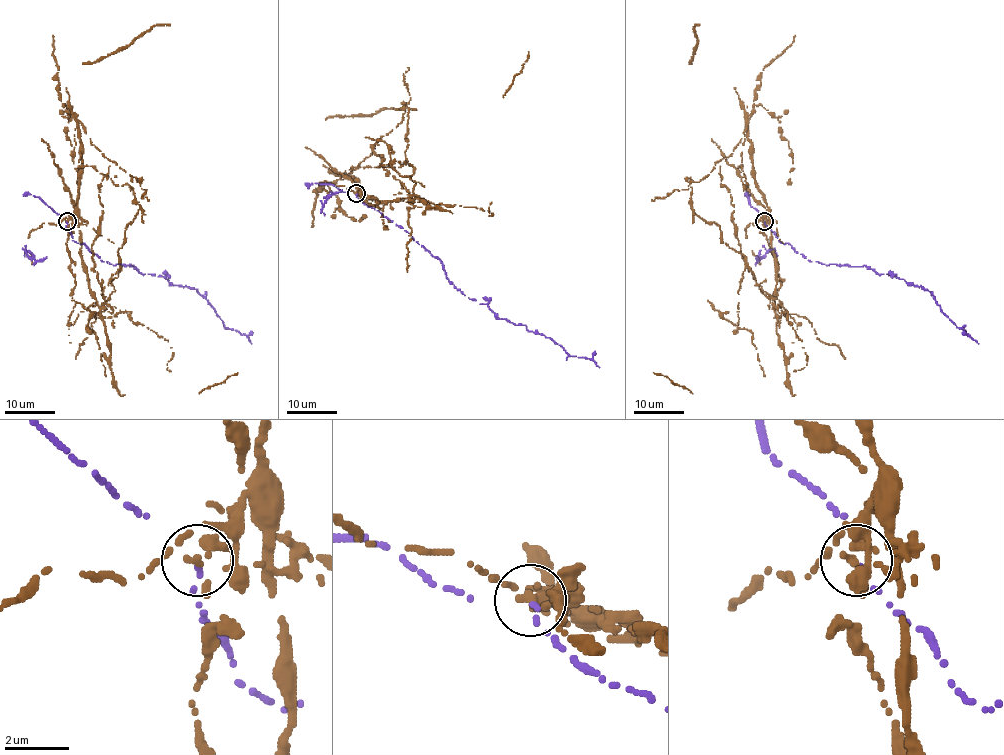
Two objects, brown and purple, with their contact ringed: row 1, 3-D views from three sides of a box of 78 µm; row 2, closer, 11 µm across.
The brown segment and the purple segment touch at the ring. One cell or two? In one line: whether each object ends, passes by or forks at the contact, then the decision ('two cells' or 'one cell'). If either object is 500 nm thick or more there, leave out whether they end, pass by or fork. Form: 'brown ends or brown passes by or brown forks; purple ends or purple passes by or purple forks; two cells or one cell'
brown ends; purple ends; two cells

